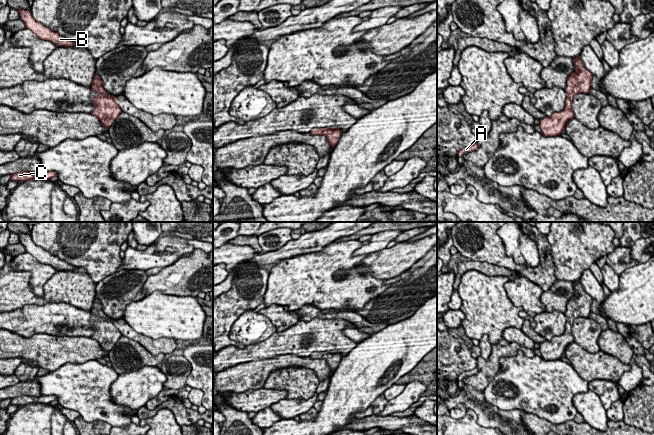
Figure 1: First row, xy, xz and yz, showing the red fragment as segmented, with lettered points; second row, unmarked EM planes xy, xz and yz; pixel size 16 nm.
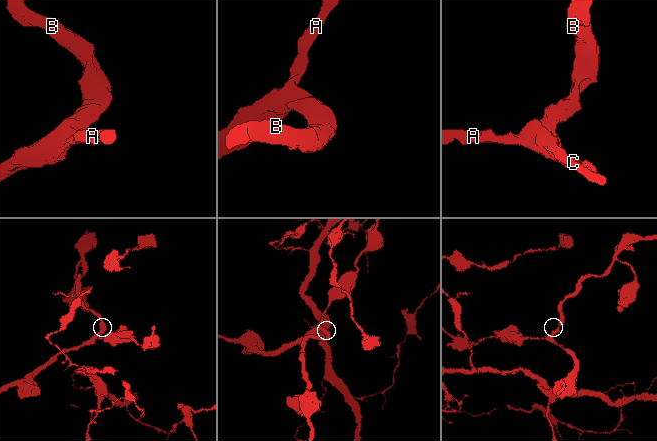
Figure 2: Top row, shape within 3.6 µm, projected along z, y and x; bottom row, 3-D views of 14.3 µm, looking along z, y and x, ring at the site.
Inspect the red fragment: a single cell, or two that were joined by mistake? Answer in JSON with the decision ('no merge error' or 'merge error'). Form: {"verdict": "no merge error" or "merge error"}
{"verdict": "no merge error"}

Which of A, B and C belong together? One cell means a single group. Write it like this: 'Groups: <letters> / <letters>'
Groups: A B C

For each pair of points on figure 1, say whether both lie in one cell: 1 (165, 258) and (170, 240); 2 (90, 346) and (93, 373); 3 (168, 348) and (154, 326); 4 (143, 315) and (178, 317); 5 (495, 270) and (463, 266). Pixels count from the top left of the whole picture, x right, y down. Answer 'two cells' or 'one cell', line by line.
1: one cell
2: two cells
3: two cells
4: one cell
5: one cell

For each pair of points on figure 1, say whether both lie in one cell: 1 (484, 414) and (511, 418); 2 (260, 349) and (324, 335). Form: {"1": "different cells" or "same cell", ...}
{"1": "same cell", "2": "same cell"}

